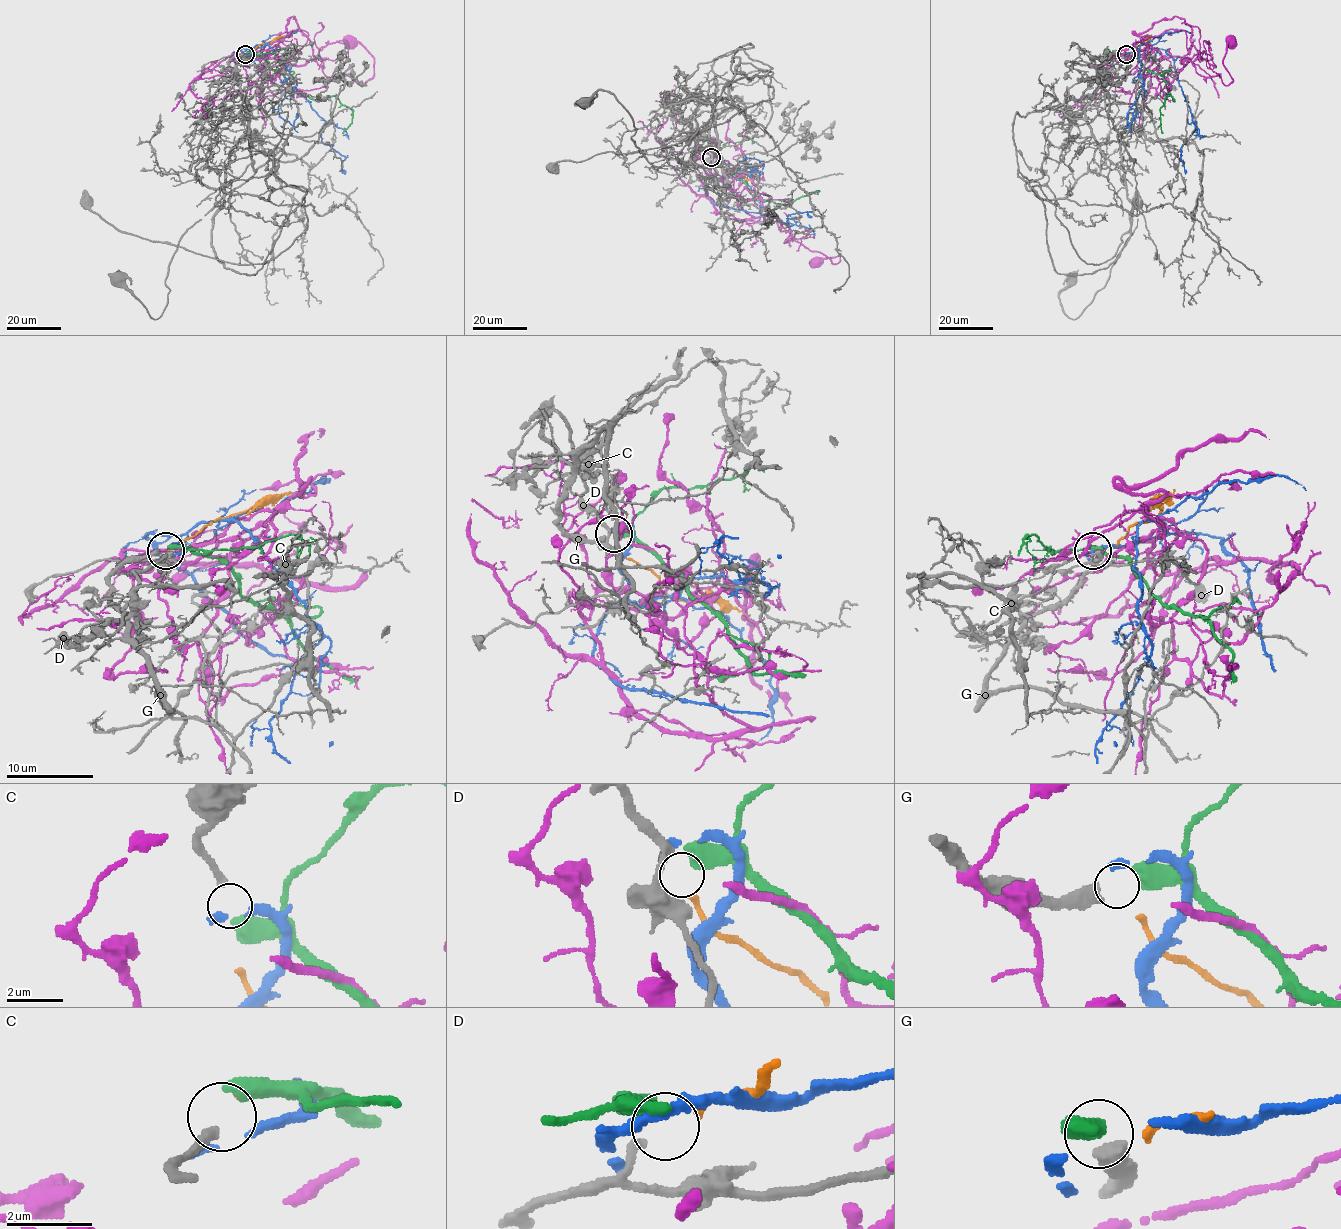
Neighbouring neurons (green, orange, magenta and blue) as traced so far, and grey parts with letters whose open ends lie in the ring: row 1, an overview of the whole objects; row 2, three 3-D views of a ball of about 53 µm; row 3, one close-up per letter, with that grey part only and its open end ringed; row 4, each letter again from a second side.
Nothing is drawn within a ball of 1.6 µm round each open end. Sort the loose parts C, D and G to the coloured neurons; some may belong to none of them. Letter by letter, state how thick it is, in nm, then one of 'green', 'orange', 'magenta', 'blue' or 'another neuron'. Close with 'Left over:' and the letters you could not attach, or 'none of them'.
C: calibre 240 nm; another neuron
D: calibre 170 nm; orange
G: calibre 480 nm; green
Left over: C

